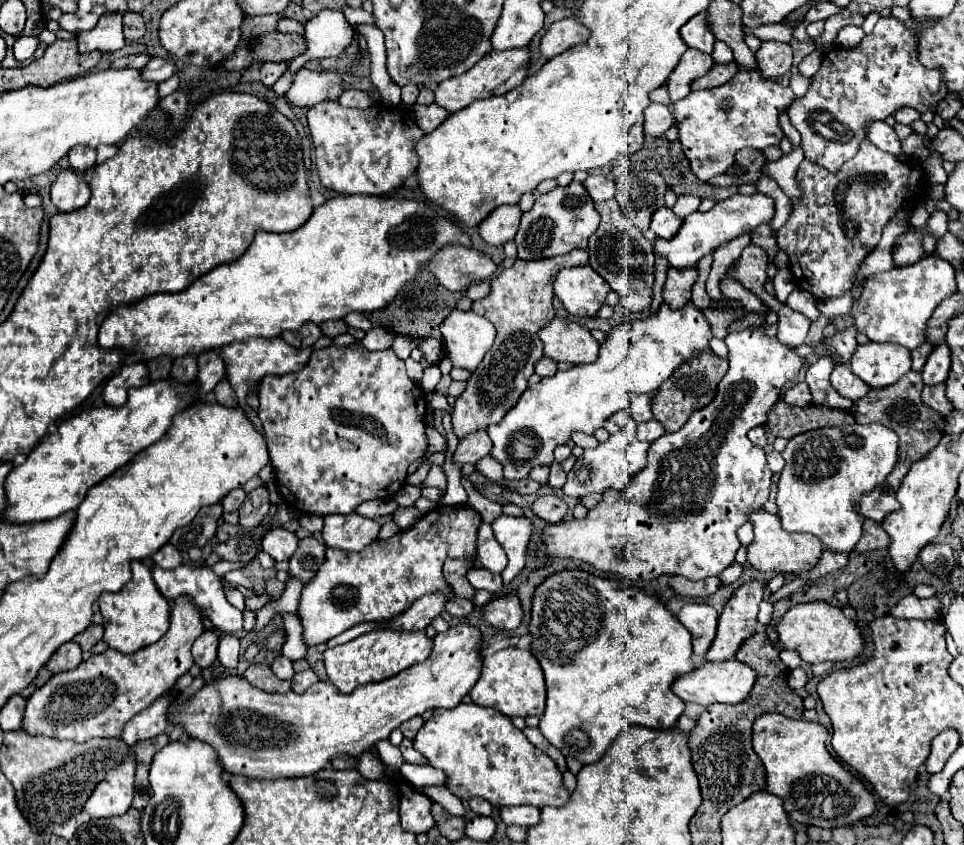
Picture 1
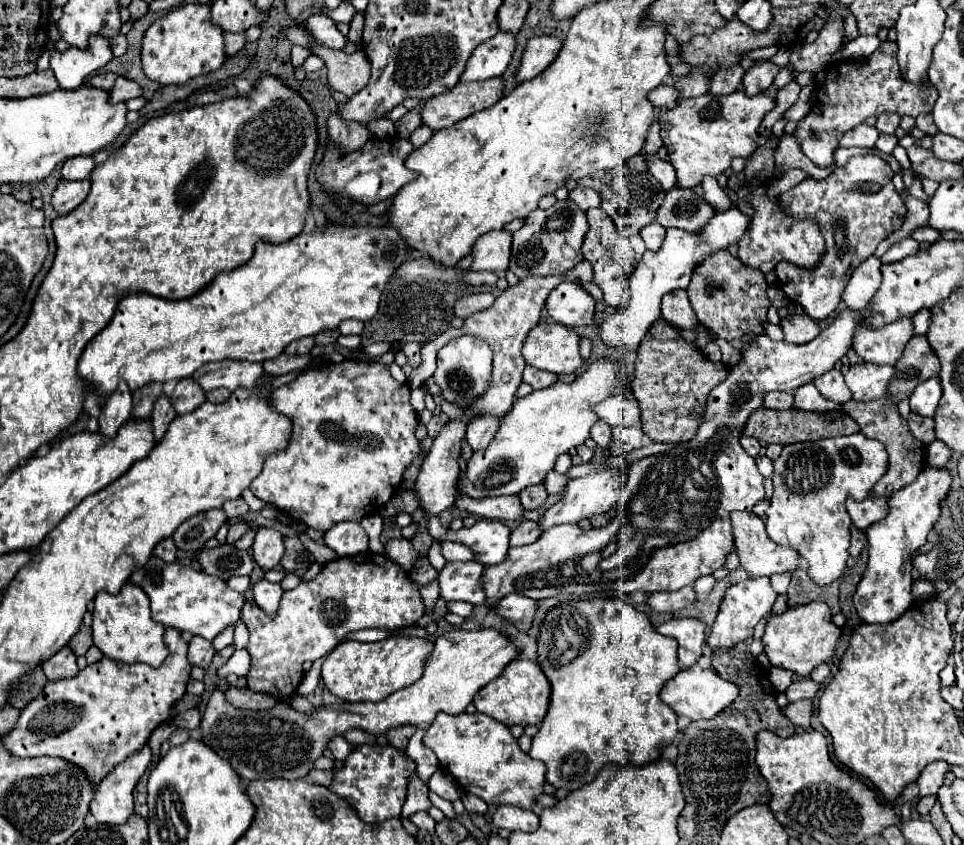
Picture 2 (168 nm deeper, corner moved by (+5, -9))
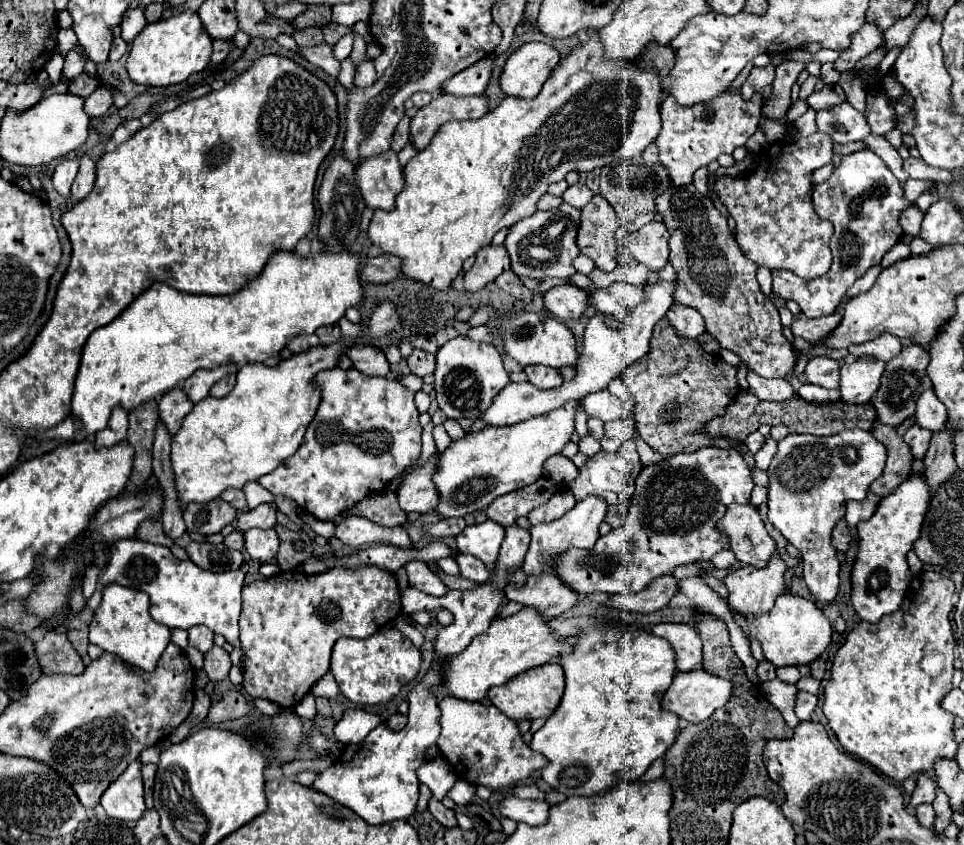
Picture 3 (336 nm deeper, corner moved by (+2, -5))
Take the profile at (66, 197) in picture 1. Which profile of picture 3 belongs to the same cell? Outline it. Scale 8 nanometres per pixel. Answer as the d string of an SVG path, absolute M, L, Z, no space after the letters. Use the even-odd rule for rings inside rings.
M82 155L80 157L80 171L78 171L78 175L74 179L74 185L72 185L72 199L74 201L84 199L92 191L94 179L96 179L94 161L88 155Z

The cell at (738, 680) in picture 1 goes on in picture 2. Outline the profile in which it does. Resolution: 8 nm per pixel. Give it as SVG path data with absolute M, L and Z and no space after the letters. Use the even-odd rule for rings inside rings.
M693 665L689 669L681 669L673 679L669 679L659 697L663 699L663 703L667 703L677 715L687 715L691 721L699 721L699 719L713 719L715 715L719 715L725 707L729 707L739 695L739 689L735 683L729 683L725 679L721 679L713 667L709 669L701 669L699 665Z

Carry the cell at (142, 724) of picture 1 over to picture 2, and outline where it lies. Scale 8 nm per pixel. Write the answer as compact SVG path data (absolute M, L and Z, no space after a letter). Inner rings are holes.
M145 745L137 755L121 761L99 785L93 801L91 813L97 823L121 825L133 813L133 789L151 763L151 747Z

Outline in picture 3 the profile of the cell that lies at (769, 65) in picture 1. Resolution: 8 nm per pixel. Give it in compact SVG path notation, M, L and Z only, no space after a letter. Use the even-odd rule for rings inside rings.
M774 65L768 67L754 67L750 77L746 79L746 83L740 89L740 95L744 101L748 101L756 91L760 91L762 87L770 85L774 81Z

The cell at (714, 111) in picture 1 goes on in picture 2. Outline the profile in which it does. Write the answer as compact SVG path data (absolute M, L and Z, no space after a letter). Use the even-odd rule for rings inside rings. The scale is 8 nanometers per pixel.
M741 89L735 93L723 95L723 97L705 93L705 95L693 97L693 99L679 99L677 107L673 107L661 115L661 121L663 121L661 123L661 139L669 151L669 163L677 171L677 185L679 187L697 187L697 185L701 185L705 175L717 177L719 173L727 171L733 157L743 157L743 159L751 157L757 149L759 125L773 107L775 107L775 99L771 99L769 95L761 93L761 95L749 97Z

